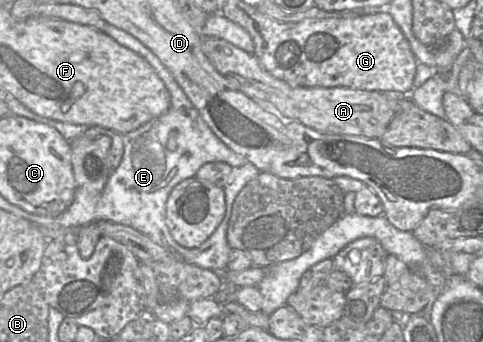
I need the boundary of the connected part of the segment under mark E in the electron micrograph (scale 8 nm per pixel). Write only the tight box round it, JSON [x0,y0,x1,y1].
[91,24,260,272]

